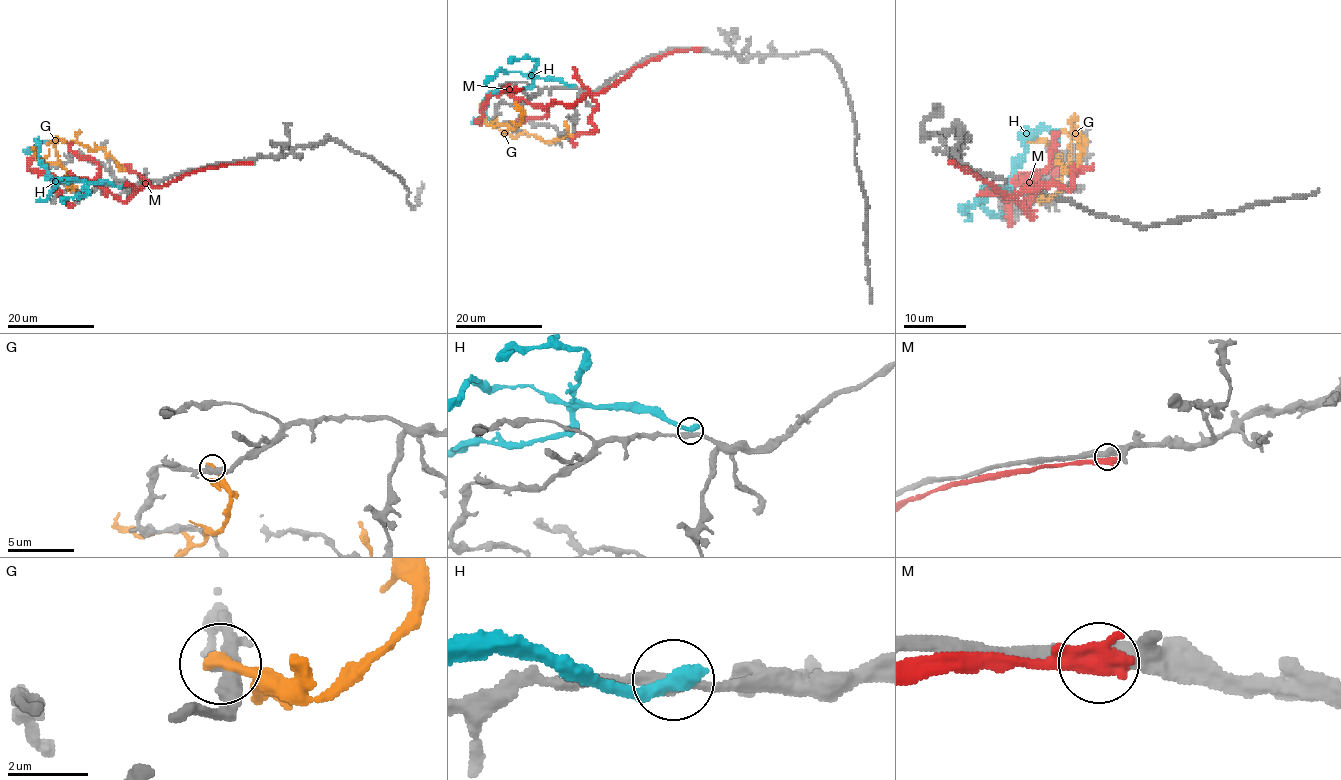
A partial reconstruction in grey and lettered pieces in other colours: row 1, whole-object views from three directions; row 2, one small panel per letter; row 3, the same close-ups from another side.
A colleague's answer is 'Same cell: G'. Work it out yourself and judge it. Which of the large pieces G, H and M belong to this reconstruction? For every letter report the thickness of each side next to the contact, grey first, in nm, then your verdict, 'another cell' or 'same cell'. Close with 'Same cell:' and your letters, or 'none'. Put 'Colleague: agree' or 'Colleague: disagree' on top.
Colleague: disagree
G: 400/340 nm | another cell
H: 340/500 nm | another cell
M: 440/650 nm | another cell
Same cell: none

